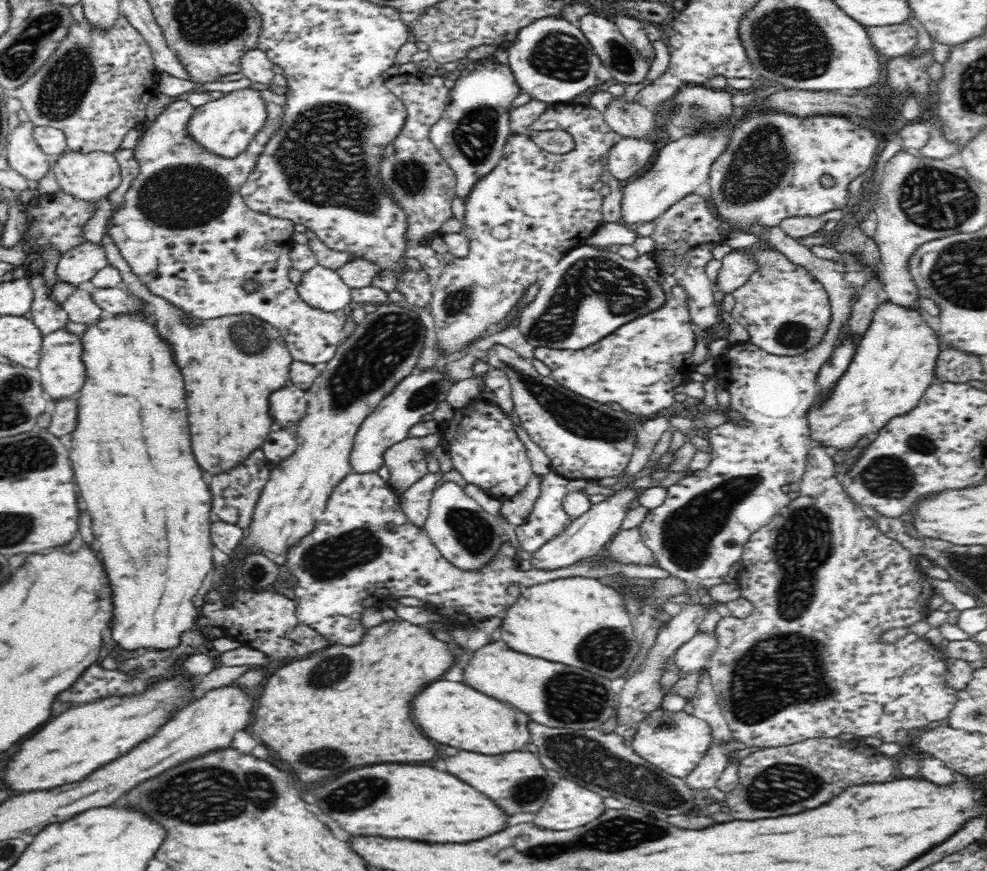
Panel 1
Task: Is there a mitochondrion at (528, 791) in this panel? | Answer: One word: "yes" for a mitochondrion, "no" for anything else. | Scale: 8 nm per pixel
yes

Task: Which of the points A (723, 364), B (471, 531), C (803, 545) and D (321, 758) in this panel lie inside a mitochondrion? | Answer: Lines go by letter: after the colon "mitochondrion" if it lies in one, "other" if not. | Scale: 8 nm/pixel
A: other
B: mitochondrion
C: mitochondrion
D: mitochondrion

